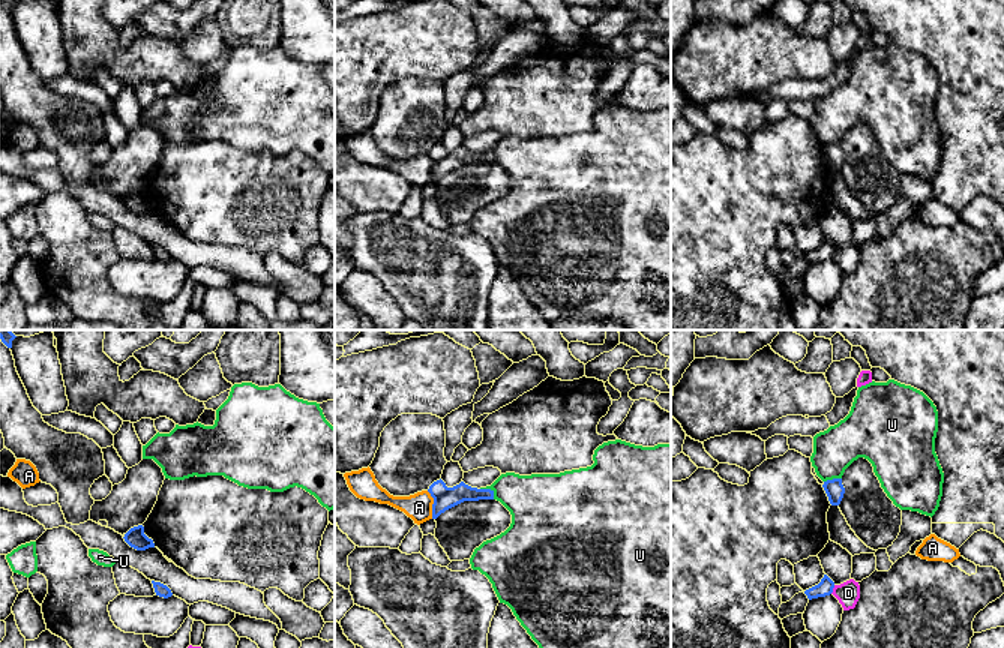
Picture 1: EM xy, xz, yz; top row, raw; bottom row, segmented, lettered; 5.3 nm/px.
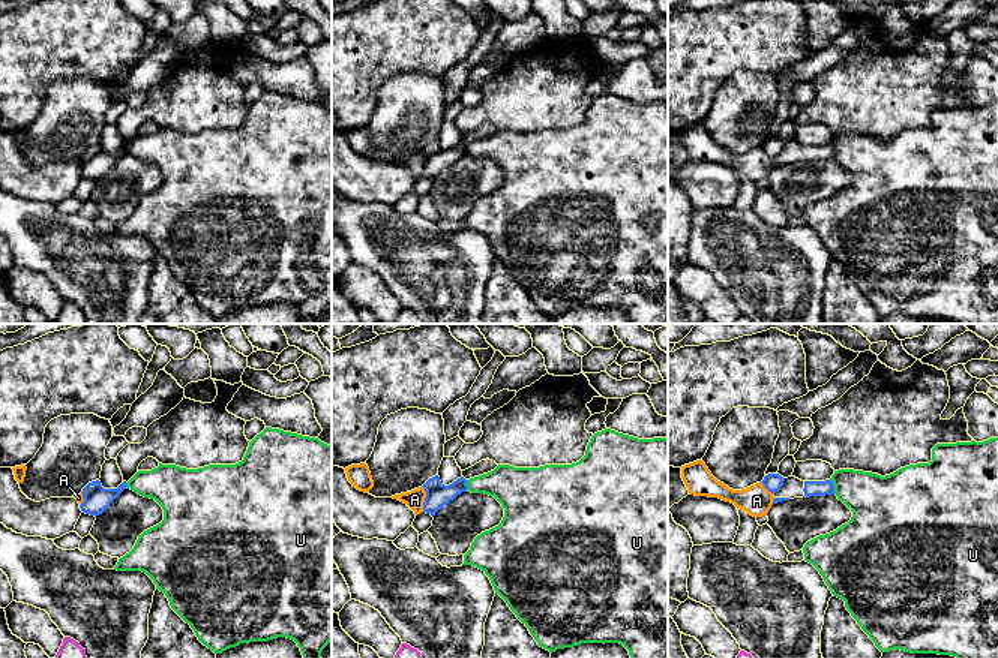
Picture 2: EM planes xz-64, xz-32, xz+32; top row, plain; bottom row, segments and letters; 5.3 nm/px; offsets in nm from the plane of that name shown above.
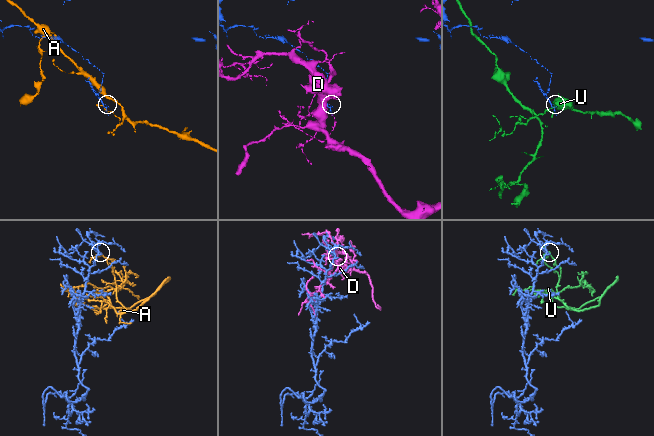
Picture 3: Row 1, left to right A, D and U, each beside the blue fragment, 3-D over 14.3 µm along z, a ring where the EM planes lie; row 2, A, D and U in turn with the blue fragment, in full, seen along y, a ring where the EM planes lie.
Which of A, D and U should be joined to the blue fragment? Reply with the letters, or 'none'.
none

